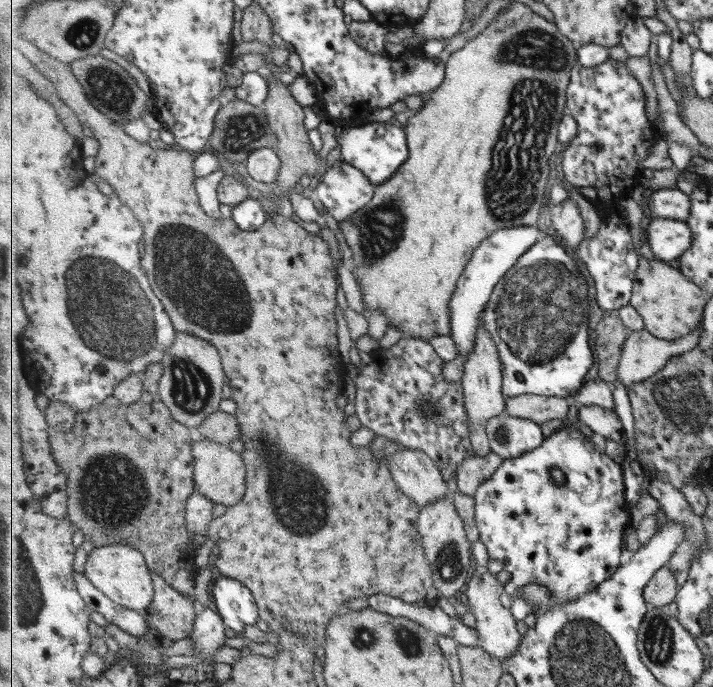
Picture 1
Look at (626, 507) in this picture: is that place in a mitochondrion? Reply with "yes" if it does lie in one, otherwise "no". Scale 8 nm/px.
no

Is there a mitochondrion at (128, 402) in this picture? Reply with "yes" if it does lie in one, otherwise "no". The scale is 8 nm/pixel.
no

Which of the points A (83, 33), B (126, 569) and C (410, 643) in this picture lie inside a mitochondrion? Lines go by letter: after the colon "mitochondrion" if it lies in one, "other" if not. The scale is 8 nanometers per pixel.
A: mitochondrion
B: other
C: mitochondrion

